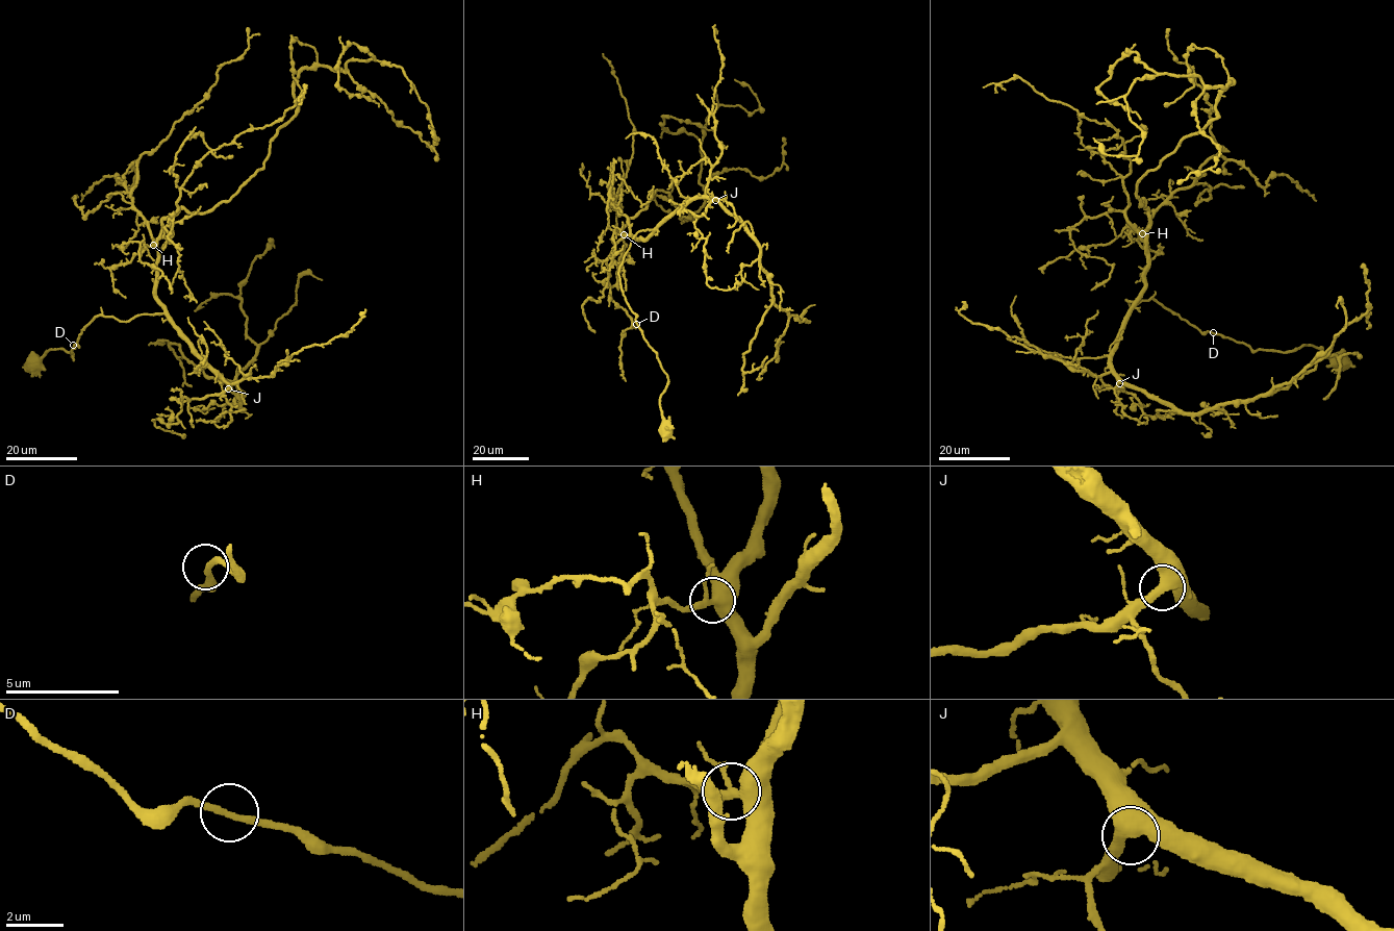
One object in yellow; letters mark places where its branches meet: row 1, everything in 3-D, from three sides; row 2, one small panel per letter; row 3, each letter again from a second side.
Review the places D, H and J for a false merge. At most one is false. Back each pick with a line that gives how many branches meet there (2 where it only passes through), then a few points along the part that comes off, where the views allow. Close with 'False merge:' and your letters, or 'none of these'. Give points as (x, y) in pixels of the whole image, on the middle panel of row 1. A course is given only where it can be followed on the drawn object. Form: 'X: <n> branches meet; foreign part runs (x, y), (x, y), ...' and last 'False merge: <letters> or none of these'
False merge: none of these

